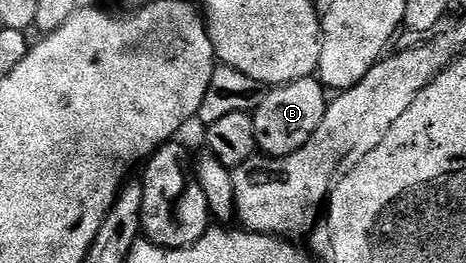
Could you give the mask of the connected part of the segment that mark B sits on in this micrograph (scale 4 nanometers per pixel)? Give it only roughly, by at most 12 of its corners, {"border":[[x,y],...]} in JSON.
{"border":[[320,78],[274,86],[252,112],[258,148],[295,153],[327,106]]}

